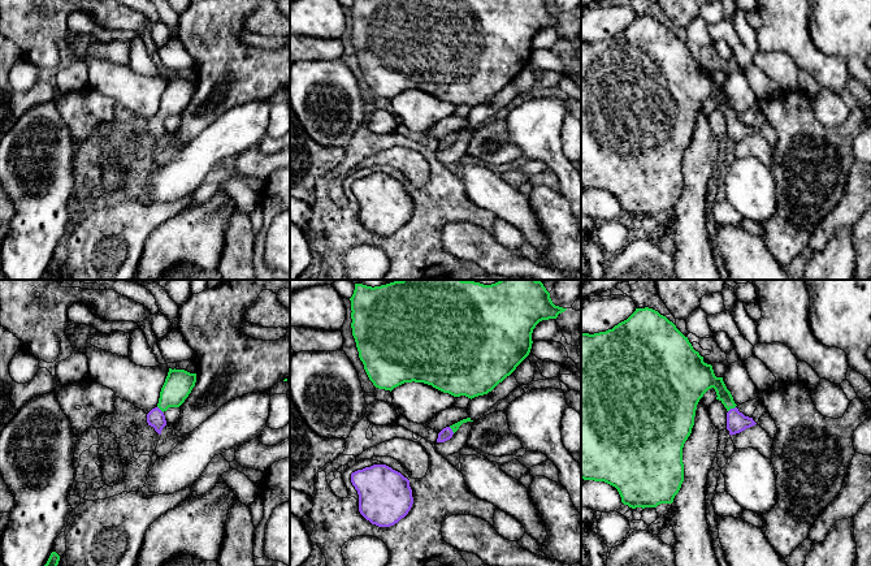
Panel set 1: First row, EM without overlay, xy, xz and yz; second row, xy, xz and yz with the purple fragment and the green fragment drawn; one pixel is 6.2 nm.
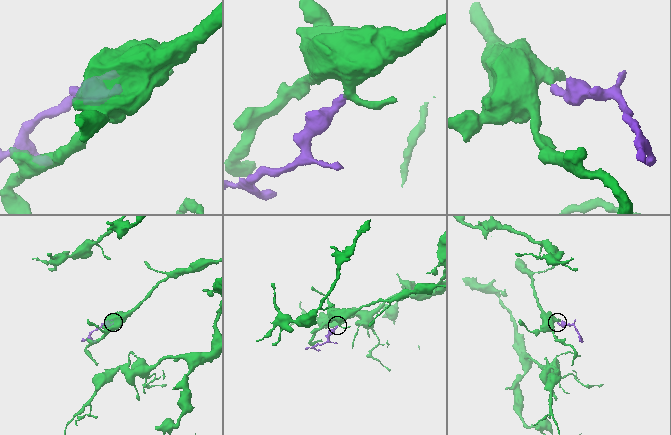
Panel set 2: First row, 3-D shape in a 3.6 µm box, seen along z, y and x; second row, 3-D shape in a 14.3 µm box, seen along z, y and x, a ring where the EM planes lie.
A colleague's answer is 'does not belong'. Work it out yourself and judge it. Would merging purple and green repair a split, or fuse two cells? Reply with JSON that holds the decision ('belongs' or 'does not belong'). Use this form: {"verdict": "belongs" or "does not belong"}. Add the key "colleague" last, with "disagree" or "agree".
{"verdict": "belongs", "colleague": "disagree"}

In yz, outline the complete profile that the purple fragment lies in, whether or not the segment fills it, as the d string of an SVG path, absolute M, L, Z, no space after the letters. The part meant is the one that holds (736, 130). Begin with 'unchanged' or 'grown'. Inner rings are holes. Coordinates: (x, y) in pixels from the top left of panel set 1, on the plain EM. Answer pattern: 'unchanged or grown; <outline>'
grown; M649 16L636 17L627 29L619 31L612 38L594 43L581 42L581 187L604 190L615 195L621 206L621 211L632 217L656 216L660 212L672 212L684 190L682 156L692 142L697 113L703 103L711 96L716 100L716 108L719 108L728 120L727 138L731 144L757 133L753 126L745 125L738 120L723 86L715 85L712 74L703 70L703 65L693 57L688 46L658 20Z

